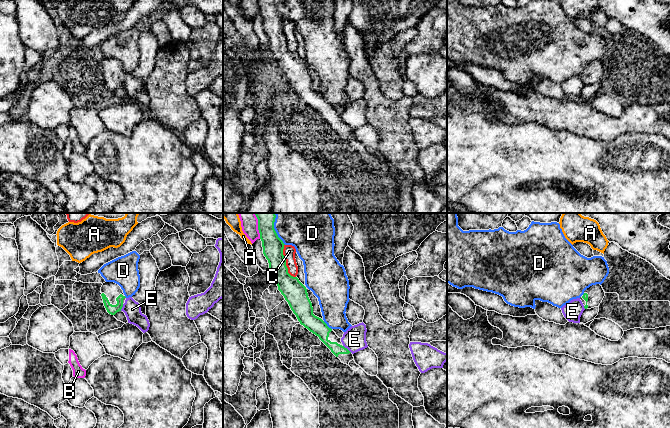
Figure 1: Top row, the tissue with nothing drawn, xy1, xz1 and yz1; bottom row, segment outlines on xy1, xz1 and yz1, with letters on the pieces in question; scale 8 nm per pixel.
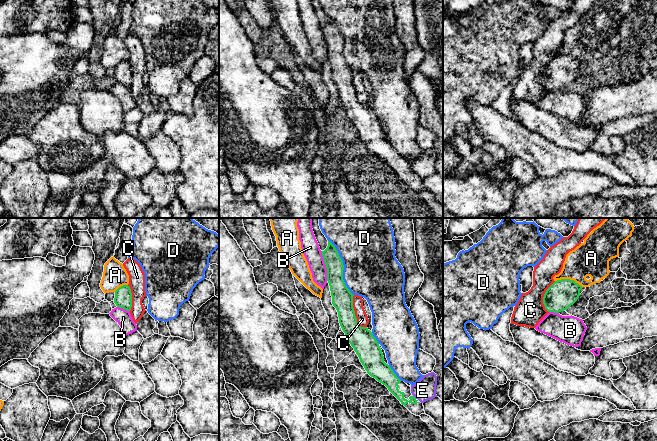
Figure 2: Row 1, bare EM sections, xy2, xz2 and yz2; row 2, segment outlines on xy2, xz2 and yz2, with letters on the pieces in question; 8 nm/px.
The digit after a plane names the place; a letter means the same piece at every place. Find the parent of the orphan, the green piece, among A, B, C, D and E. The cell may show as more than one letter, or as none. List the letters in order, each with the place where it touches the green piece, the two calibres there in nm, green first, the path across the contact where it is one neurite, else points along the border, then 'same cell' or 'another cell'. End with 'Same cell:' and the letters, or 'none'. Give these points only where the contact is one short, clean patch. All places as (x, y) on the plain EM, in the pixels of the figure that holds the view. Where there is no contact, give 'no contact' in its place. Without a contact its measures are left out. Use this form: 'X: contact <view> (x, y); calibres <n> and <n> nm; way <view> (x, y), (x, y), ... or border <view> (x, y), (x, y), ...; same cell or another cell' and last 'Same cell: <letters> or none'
A: contact yz2 (569, 55); calibres 220 and 280 nm; another cell
B: contact xz2 (326, 42); calibres 150 and 140 nm; another cell
C: contact xz2 (354, 89); calibres 190 and 100 nm; border xz2 (353, 71), (353, 86), (356, 97), (361, 102), (366, 103); another cell
D: contact xz2 (343, 44); calibres 180 and 440 nm; another cell
E: contact xz1 (346, 124); calibres 120 and 190 nm; border xz1 (343, 121), (351, 128); another cell
Same cell: none

